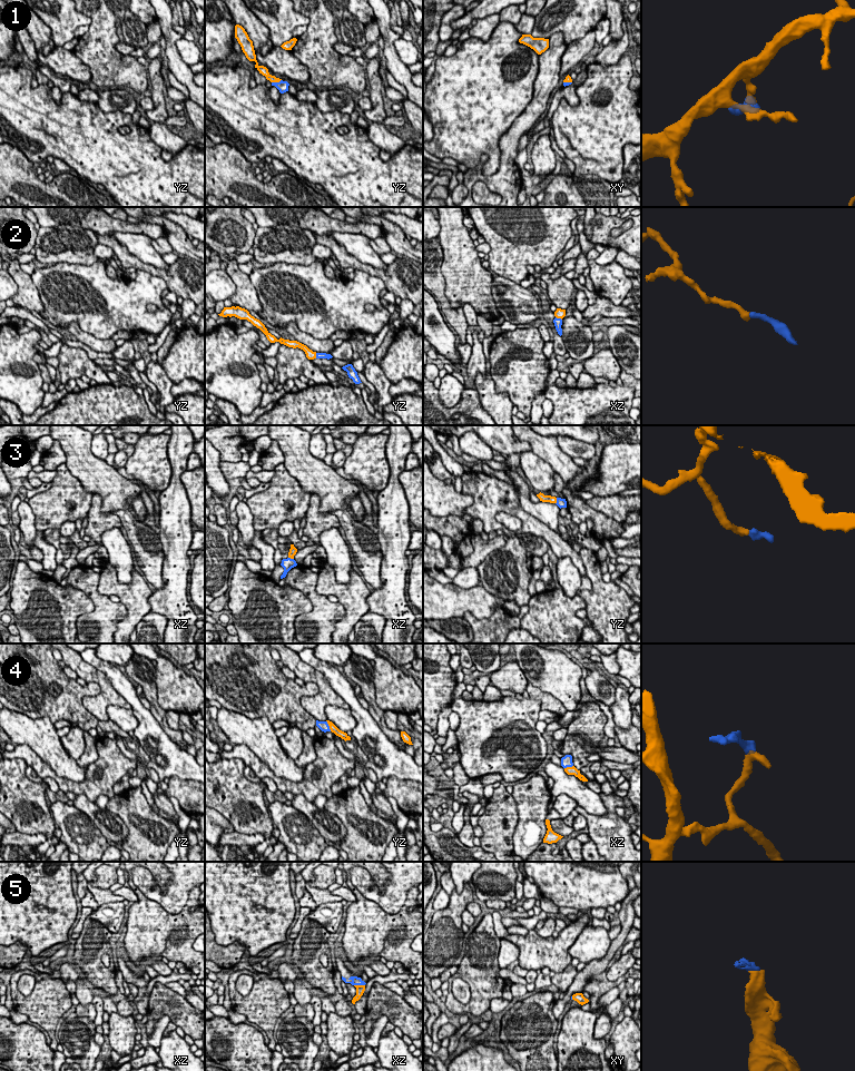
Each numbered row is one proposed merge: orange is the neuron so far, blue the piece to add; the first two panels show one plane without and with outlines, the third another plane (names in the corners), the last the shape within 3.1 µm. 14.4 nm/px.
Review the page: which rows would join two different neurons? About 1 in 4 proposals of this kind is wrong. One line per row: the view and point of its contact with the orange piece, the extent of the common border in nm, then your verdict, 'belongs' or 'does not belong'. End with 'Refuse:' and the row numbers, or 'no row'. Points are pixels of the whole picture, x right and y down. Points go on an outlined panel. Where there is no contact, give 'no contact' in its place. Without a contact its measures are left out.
1: yz (276, 81) | 150 nm | belongs
2: xz (559, 317) | 110 nm | belongs
3: yz (556, 501) | 100 nm | belongs
4: yz (328, 725) | 170 nm | belongs
5: xz (360, 985) | 160 nm | belongs
Refuse: no row

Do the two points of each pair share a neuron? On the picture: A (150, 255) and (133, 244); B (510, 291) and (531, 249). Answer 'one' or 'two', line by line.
A: one
B: two

